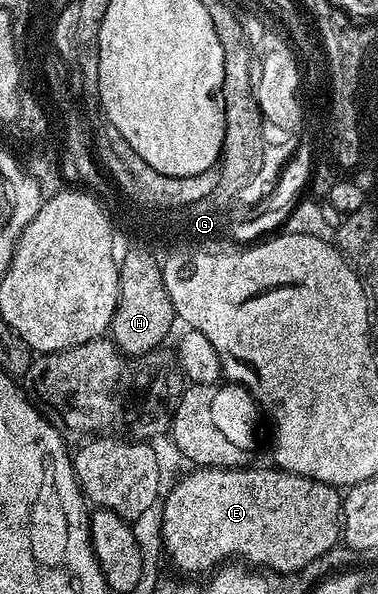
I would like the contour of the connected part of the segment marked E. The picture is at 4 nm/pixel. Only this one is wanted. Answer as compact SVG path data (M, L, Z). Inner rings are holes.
M274 465L191 469L184 479L172 485L168 495L166 492L162 496L162 507L159 531L163 534L163 547L179 570L176 572L187 577L199 577L195 575L210 572L228 561L242 561L268 571L300 571L321 553L332 550L341 539L340 492L327 483L280 471Z

